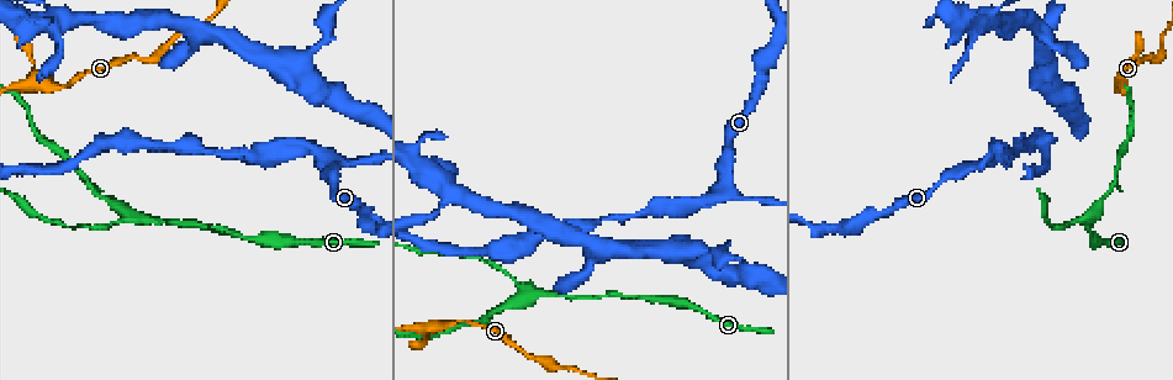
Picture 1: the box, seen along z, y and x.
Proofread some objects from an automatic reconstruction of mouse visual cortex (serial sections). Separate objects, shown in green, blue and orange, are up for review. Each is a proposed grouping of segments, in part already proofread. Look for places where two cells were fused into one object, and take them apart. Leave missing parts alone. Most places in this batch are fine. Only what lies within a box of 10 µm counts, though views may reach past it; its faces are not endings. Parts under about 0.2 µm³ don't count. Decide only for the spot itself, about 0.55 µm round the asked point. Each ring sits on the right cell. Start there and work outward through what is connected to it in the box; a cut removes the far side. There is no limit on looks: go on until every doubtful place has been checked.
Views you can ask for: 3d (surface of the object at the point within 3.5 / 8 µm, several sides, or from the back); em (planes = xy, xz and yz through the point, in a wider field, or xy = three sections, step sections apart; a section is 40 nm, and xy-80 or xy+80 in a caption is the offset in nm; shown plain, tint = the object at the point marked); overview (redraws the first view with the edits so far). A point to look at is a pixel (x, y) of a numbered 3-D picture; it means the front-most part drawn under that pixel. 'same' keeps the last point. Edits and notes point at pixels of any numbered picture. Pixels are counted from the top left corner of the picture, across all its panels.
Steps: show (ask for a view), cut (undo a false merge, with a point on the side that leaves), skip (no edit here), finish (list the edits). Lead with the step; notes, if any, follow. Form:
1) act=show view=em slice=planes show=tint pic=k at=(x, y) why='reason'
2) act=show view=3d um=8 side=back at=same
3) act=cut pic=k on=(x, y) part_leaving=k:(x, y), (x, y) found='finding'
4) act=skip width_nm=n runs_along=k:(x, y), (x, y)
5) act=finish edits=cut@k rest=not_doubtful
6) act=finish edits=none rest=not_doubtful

act=show view=3d um=3.5 pic=1 at=(49, 88)

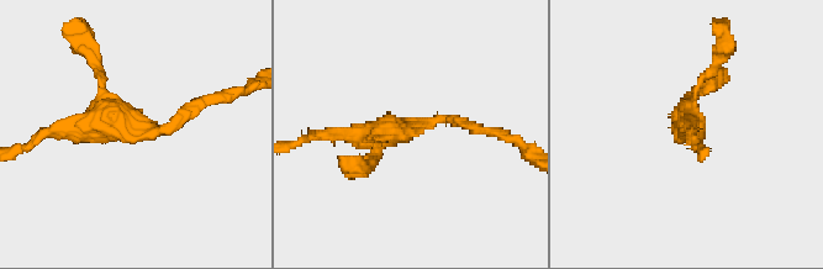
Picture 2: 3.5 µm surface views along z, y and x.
act=show view=em slice=planes show=tint pic=2 at=(409, 127) why='need the tissue'

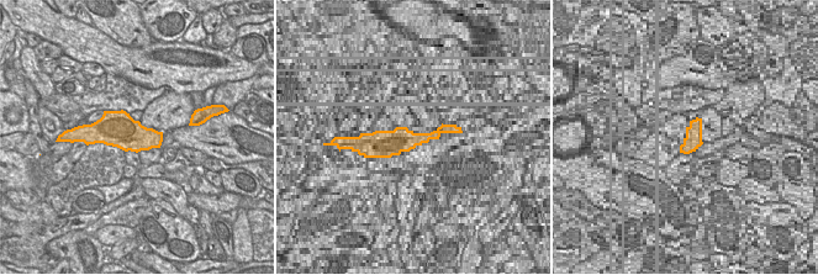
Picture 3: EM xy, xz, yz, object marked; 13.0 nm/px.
act=skip width_nm=460 runs_along=2:(480, 128), (434, 120), (381, 132), (374, 154) found='one cell here'

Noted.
act=show view=3d um=3.5 side=back pic=1 at=(534, 294) why='sudden change in width'

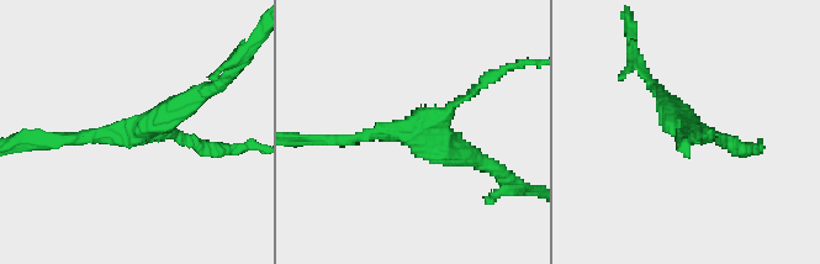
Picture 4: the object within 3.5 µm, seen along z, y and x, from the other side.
act=show view=em slice=xy step=3 show=tint pic=4 at=(414, 133)

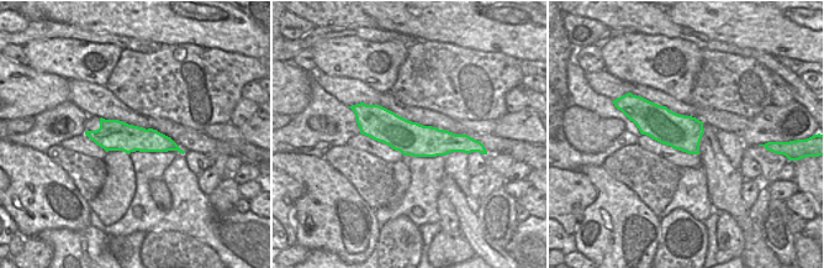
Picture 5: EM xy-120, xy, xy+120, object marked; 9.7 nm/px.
act=skip runs_along=5:(360, 119), (418, 141), (463, 146) found='continuous, no second cell'

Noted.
act=show view=3d um=3.5 pic=1 at=(336, 158) why='a fork'

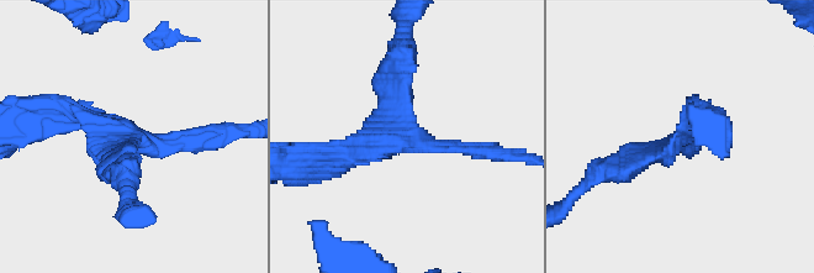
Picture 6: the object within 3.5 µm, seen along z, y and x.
act=show view=em slice=xy step=1 show=tint pic=6 at=(677, 136) why='need the tissue'

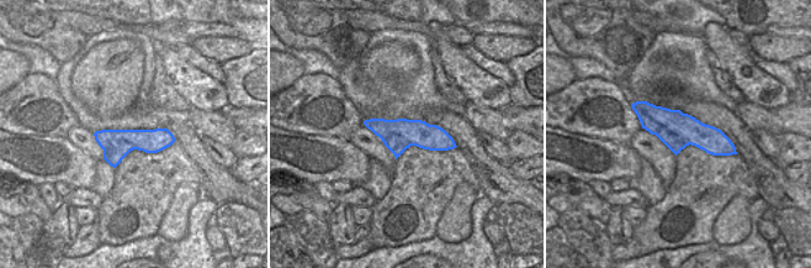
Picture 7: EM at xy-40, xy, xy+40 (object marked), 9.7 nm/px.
act=skip runs_along=6:(401, 59), (405, 131), (336, 163) found='all the same cell'

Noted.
act=finish edits=none rest=not_doubtful

